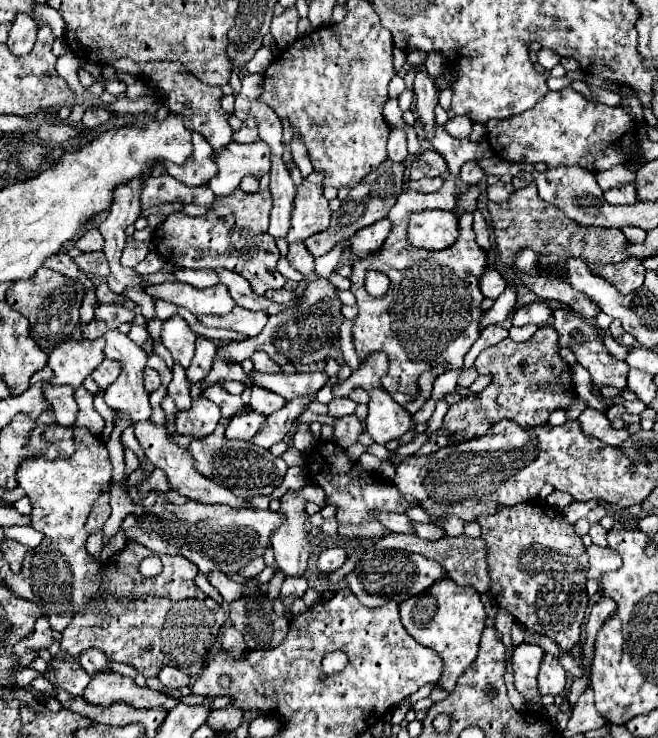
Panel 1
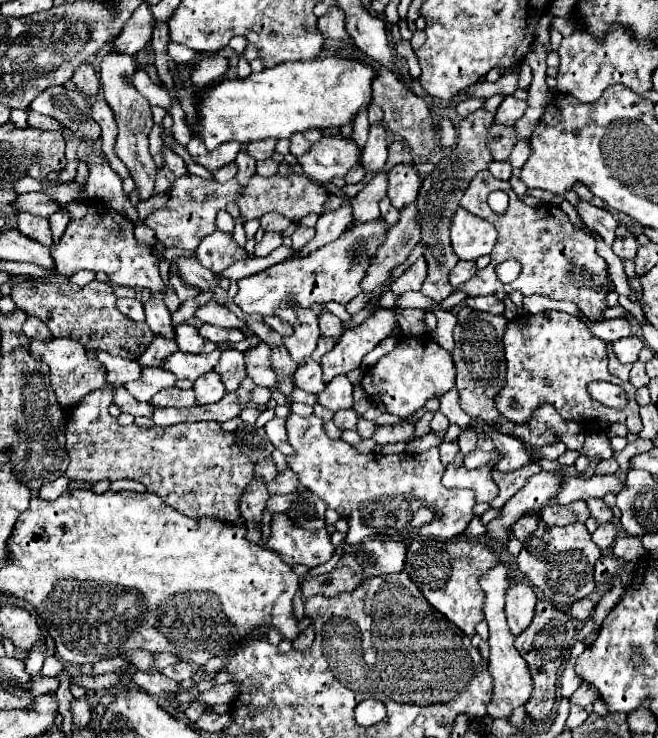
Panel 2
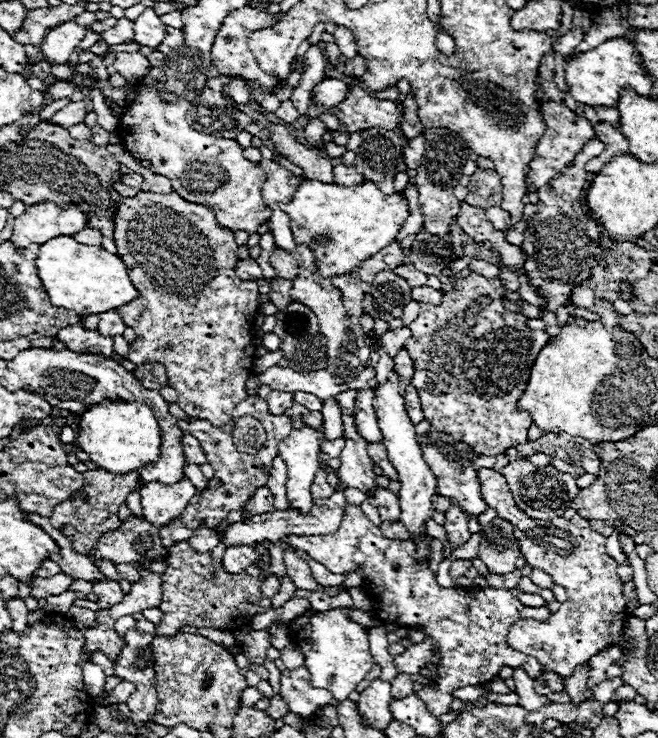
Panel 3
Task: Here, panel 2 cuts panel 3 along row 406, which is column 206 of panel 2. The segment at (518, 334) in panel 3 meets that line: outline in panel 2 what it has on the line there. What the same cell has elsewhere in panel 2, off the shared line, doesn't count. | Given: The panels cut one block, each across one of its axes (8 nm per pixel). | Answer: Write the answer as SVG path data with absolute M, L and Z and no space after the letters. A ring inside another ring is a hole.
M100 388L84 396L84 400L72 410L68 432L66 432L66 450L70 456L70 466L66 476L70 480L84 480L84 482L98 482L98 480L120 480L130 478L138 480L146 486L148 492L158 494L166 504L176 508L178 512L190 518L216 518L228 524L240 518L238 500L244 488L254 480L254 464L248 456L240 452L234 442L234 432L224 432L218 422L186 422L174 426L154 426L142 428L136 424L120 426L116 418L108 412L112 404L112 390Z

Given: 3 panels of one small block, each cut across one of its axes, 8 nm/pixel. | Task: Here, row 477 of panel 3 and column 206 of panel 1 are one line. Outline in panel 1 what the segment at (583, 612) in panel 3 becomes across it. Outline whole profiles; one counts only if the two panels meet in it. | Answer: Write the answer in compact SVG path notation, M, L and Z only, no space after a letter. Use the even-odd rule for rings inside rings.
M142 420L140 424L134 424L136 428L136 438L146 454L146 458L160 470L166 472L168 482L172 486L172 490L176 490L178 494L190 498L190 500L200 500L204 504L228 504L230 508L246 508L246 498L238 498L232 492L228 492L226 488L218 486L216 482L208 480L206 476L202 476L200 472L196 472L194 464L192 464L192 456L188 456L188 450L178 446L176 442L170 440L168 428L164 424L154 424L152 420Z

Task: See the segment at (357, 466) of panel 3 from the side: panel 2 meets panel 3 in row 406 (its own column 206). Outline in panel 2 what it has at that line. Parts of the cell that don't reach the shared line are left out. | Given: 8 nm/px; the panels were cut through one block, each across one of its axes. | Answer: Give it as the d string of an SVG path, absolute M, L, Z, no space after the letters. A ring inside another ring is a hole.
M178 324L176 326L176 342L178 342L178 348L188 354L208 354L216 348L216 344L204 340L198 334L196 326L192 326L192 324Z

